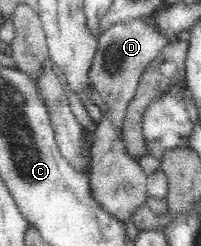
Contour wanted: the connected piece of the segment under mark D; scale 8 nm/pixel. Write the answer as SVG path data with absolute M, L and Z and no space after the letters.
M145 16L144 18L123 20L111 25L98 38L99 45L93 55L88 73L89 81L97 89L103 102L107 104L105 113L93 133L90 147L91 171L89 183L91 194L96 203L111 214L111 217L123 222L128 221L137 208L147 201L147 175L139 162L129 155L122 138L122 125L127 104L136 92L138 81L145 68L155 60L161 51L170 44L159 28Z

